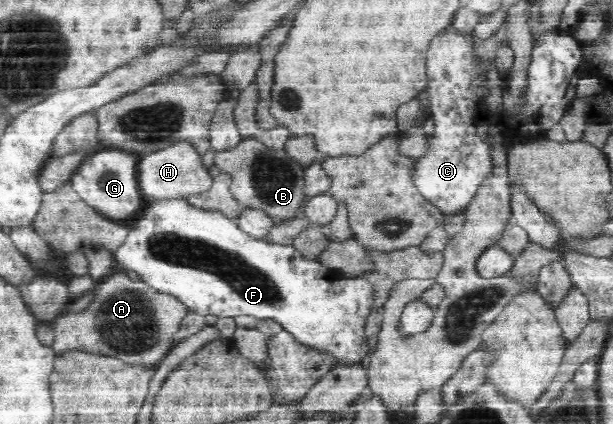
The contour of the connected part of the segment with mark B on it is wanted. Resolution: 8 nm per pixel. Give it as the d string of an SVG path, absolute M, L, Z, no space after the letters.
M247 137L244 138L233 150L215 152L214 164L217 165L221 173L230 174L233 178L231 192L245 209L262 210L266 212L276 222L289 220L302 215L307 198L307 175L306 166L299 159L291 157L285 147L270 147L261 139Z

